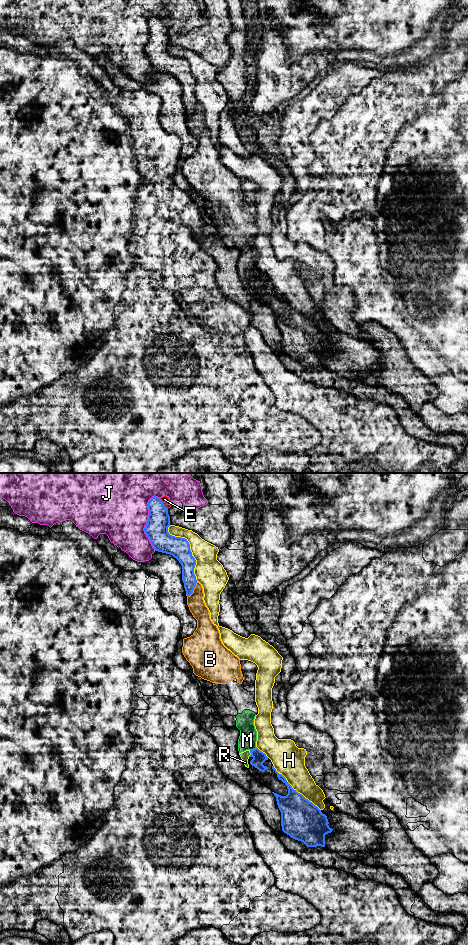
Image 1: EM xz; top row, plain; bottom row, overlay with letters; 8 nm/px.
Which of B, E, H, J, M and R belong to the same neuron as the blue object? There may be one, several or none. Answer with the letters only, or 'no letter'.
no letter

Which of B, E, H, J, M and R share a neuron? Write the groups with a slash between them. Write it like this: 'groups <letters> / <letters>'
groups B M R / E / H / J

